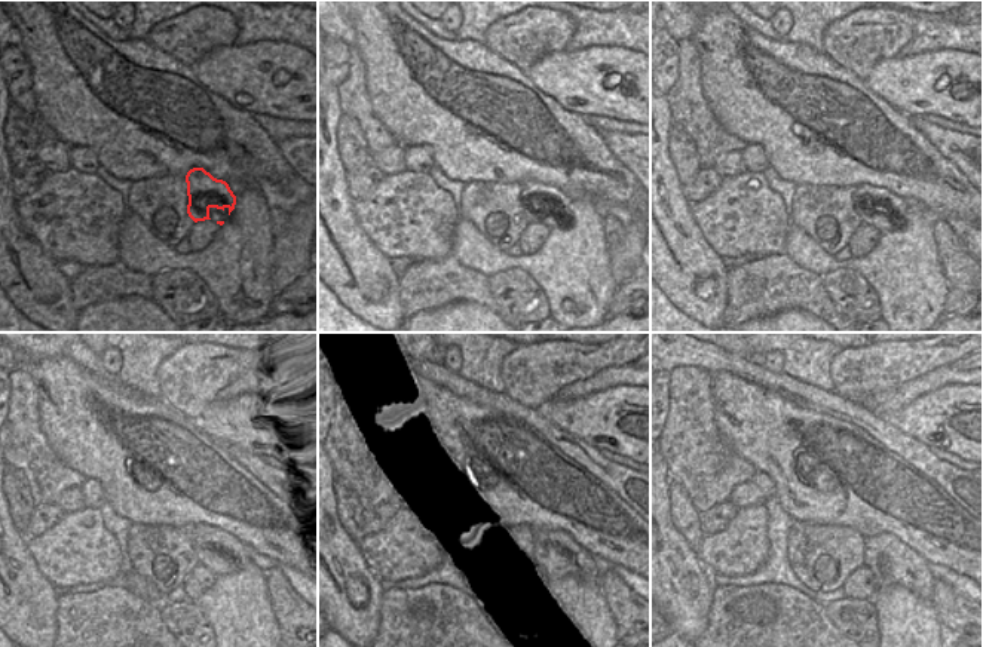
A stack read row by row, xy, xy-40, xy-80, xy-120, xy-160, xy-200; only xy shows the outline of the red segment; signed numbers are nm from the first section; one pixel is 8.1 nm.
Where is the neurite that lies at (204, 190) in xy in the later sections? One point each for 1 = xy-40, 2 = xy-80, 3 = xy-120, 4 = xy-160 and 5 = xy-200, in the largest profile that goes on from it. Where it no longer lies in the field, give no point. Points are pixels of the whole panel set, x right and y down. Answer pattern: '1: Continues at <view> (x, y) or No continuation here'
1: Continues at xy-40 (538, 198)
2: Continues at xy-80 (876, 207)
3: Continues at xy-120 (219, 551)
4: Continues at xy-160 (556, 554)
5: Continues at xy-200 (893, 563).

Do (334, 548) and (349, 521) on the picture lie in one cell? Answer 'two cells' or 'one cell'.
two cells

